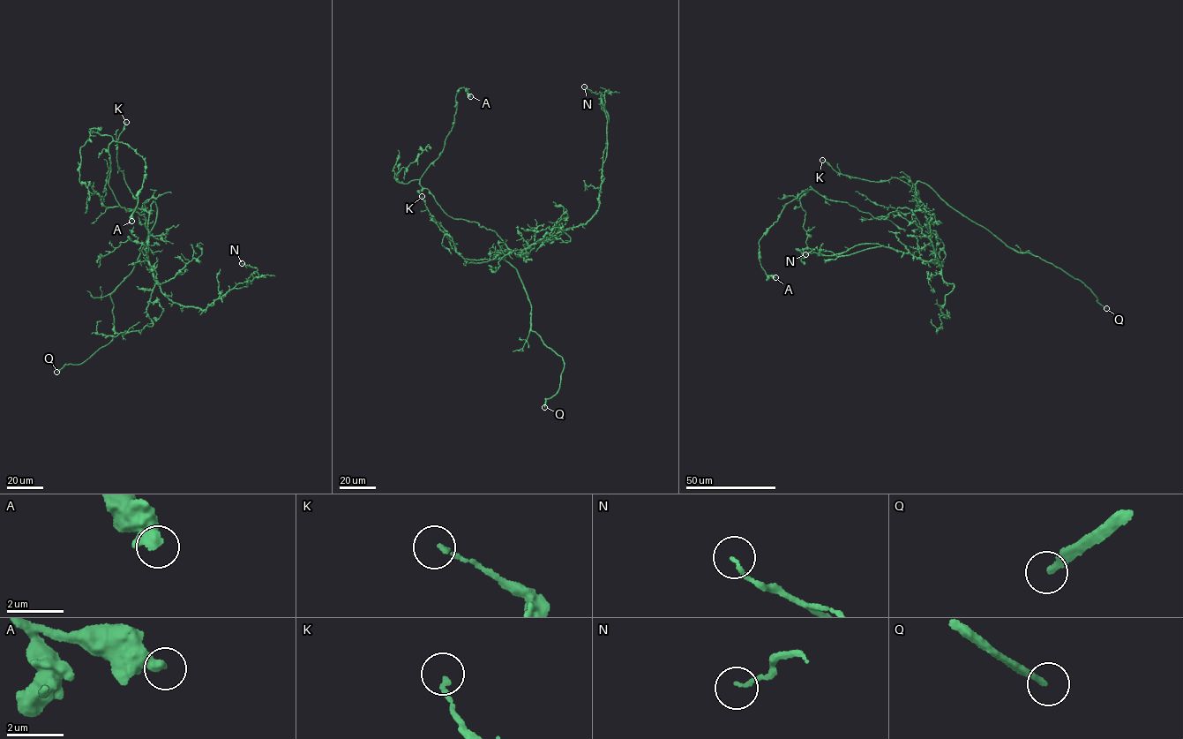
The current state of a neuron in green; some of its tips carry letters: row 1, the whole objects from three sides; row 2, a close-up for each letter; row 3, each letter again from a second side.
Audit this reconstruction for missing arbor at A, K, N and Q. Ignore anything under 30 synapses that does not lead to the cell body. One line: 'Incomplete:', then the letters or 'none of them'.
Incomplete: Q

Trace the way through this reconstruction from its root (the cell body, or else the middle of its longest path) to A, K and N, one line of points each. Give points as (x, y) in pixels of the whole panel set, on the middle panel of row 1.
A: (507, 248), (494, 230), (445, 213), (420, 184), (452, 126), (459, 88), (464, 87), (470, 96)
K: (507, 248), (508, 251), (490, 260), (470, 260), (460, 256), (452, 249), (432, 218), (422, 196)
N: (507, 248), (518, 255), (530, 245), (583, 224), (598, 208), (607, 119), (602, 92), (584, 86)

